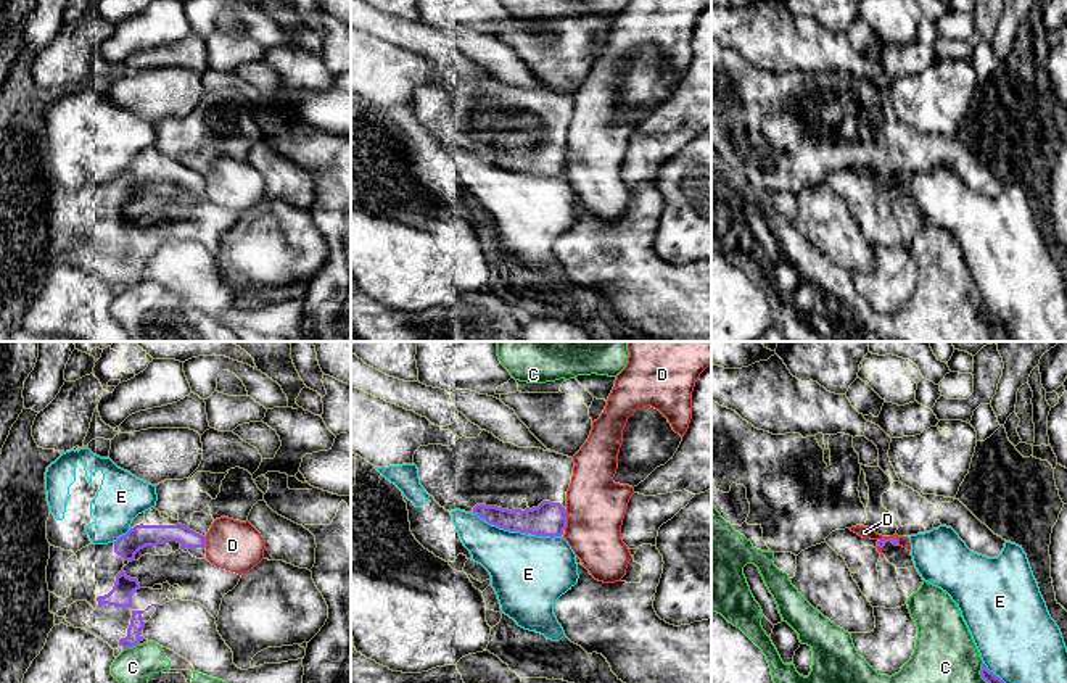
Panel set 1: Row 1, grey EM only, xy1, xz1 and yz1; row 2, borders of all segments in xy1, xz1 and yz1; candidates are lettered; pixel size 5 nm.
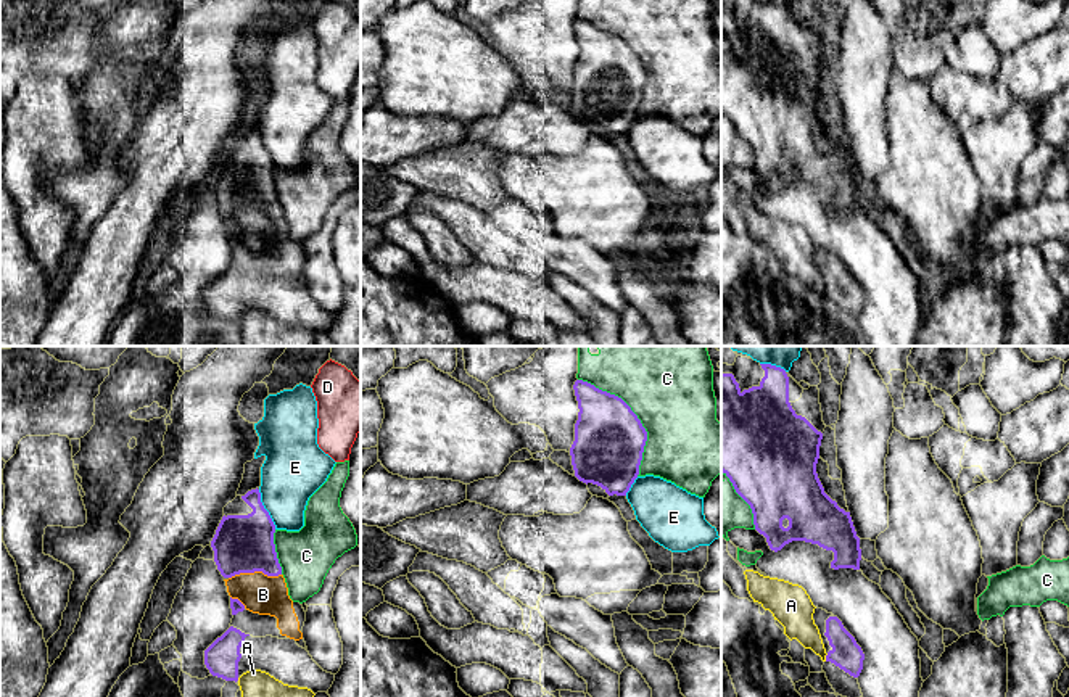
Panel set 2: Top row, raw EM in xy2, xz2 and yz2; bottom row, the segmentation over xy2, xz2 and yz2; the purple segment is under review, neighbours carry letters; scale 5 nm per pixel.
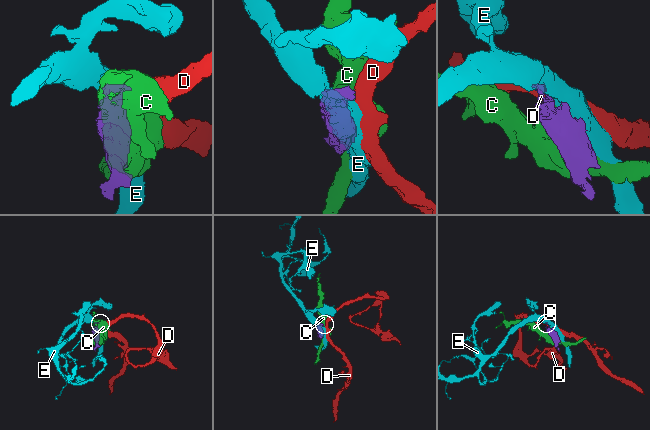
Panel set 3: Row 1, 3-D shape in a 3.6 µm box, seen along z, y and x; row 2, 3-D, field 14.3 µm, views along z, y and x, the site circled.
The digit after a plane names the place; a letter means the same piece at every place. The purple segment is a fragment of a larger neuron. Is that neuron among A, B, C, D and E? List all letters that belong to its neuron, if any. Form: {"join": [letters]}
{"join": ["B"]}

